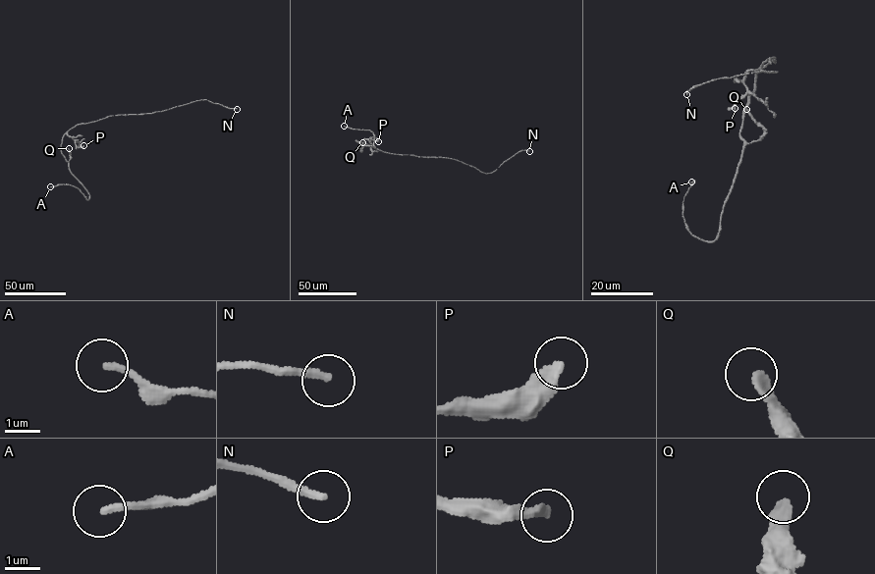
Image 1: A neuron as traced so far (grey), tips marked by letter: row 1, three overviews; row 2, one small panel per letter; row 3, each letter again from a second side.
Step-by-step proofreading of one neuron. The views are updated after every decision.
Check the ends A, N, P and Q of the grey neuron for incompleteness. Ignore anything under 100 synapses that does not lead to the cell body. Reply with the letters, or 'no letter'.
N

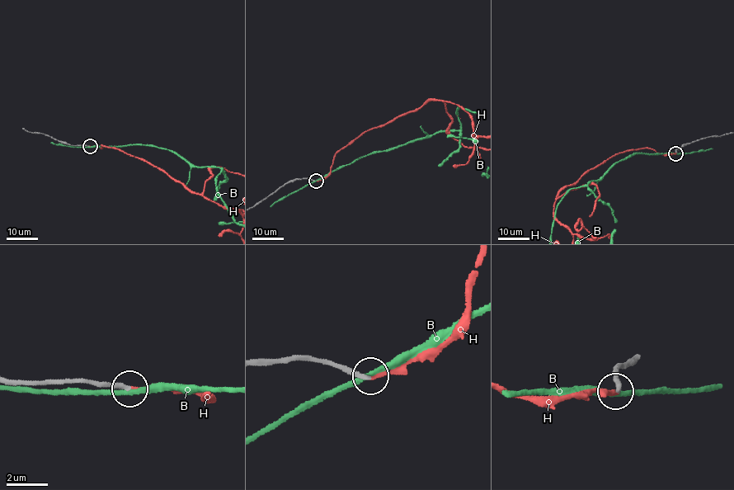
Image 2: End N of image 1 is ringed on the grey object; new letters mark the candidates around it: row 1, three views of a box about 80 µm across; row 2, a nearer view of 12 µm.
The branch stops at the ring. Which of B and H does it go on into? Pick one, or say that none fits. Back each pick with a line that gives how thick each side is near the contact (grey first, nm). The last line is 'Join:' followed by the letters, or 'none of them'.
H: 200/200 nm
Join: H

